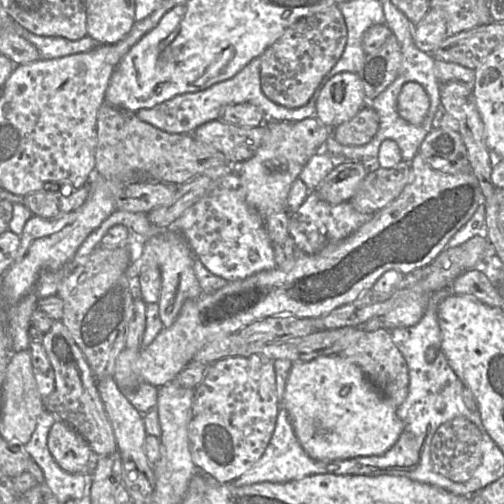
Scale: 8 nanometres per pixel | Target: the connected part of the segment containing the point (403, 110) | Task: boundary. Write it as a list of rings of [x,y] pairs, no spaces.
[[[407,82],[403,85],[397,101],[397,111],[401,118],[412,125],[421,125],[429,106],[429,95],[421,84]]]

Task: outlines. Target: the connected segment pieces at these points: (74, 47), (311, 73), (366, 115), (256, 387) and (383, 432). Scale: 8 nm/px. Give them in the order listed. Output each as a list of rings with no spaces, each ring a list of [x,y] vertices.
[[[15,23],[14,31],[31,42],[38,49],[40,57],[43,59],[53,59],[84,53],[101,45],[89,35],[79,40],[69,40],[67,38],[55,36],[41,36]]]
[[[338,5],[298,20],[261,55],[262,91],[287,108],[305,106],[340,59],[346,43],[347,27]]]
[[[366,104],[351,120],[332,129],[331,135],[345,146],[360,146],[372,140],[379,129],[379,115]]]
[[[252,354],[250,356],[233,356],[226,357],[215,361],[210,364],[210,367],[206,373],[205,378],[201,384],[194,390],[193,407],[191,413],[191,420],[189,423],[189,440],[192,459],[195,465],[199,468],[200,472],[209,477],[216,483],[232,483],[234,480],[241,477],[244,473],[250,470],[255,463],[264,454],[272,434],[275,429],[276,420],[281,403],[279,402],[276,394],[276,376],[274,369],[274,360],[269,359],[260,354]]]
[[[341,355],[320,356],[306,362],[293,363],[290,373],[288,375],[282,406],[286,408],[289,413],[294,432],[306,453],[314,460],[320,462],[329,462],[333,460],[349,459],[359,456],[376,456],[387,452],[399,439],[404,430],[403,422],[396,415],[396,408],[398,406],[392,405],[367,379],[362,369],[355,363],[350,362]]]

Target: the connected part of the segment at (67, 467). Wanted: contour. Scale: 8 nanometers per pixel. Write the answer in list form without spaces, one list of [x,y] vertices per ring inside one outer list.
[[[61,420],[52,425],[47,446],[57,464],[68,473],[85,472],[96,462],[87,441]]]

